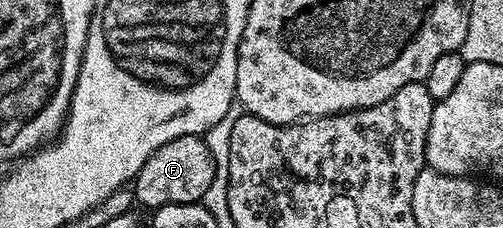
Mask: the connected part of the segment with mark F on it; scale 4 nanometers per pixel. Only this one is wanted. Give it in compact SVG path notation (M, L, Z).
M185 135L176 137L176 141L160 145L160 149L156 149L156 153L144 161L140 173L132 181L132 188L134 187L135 197L149 209L181 203L202 203L215 173L216 165L205 138Z

